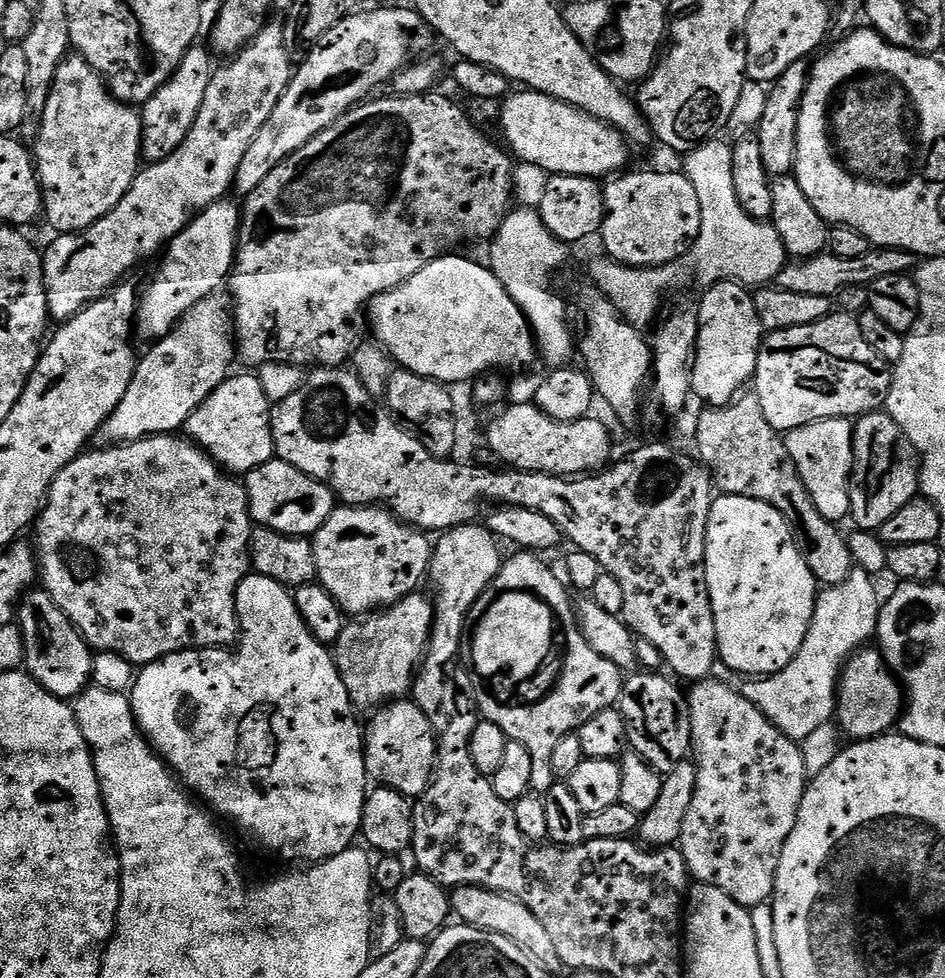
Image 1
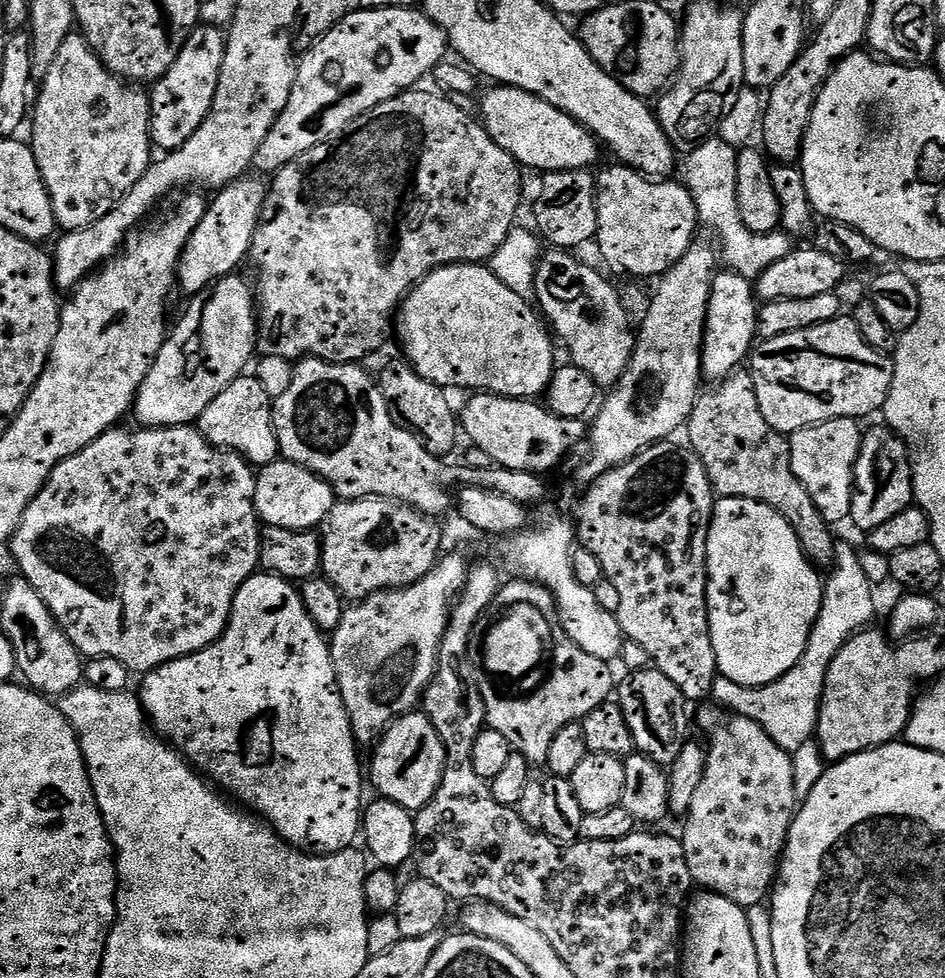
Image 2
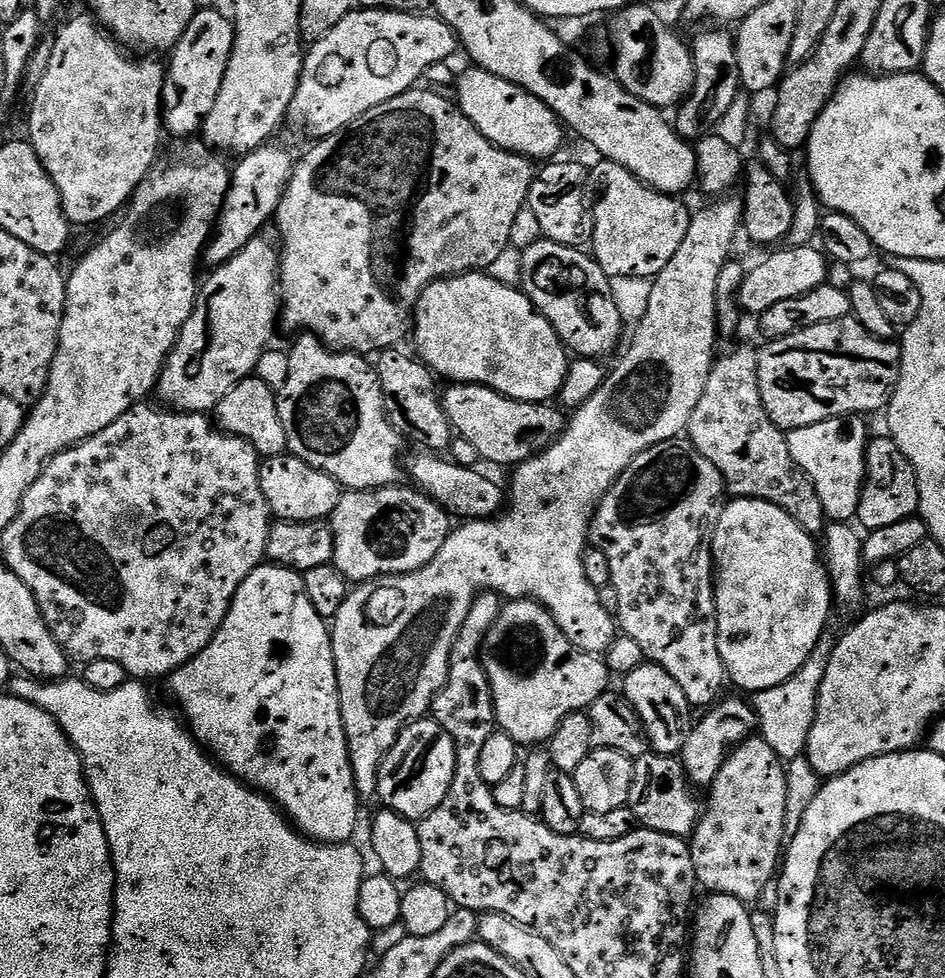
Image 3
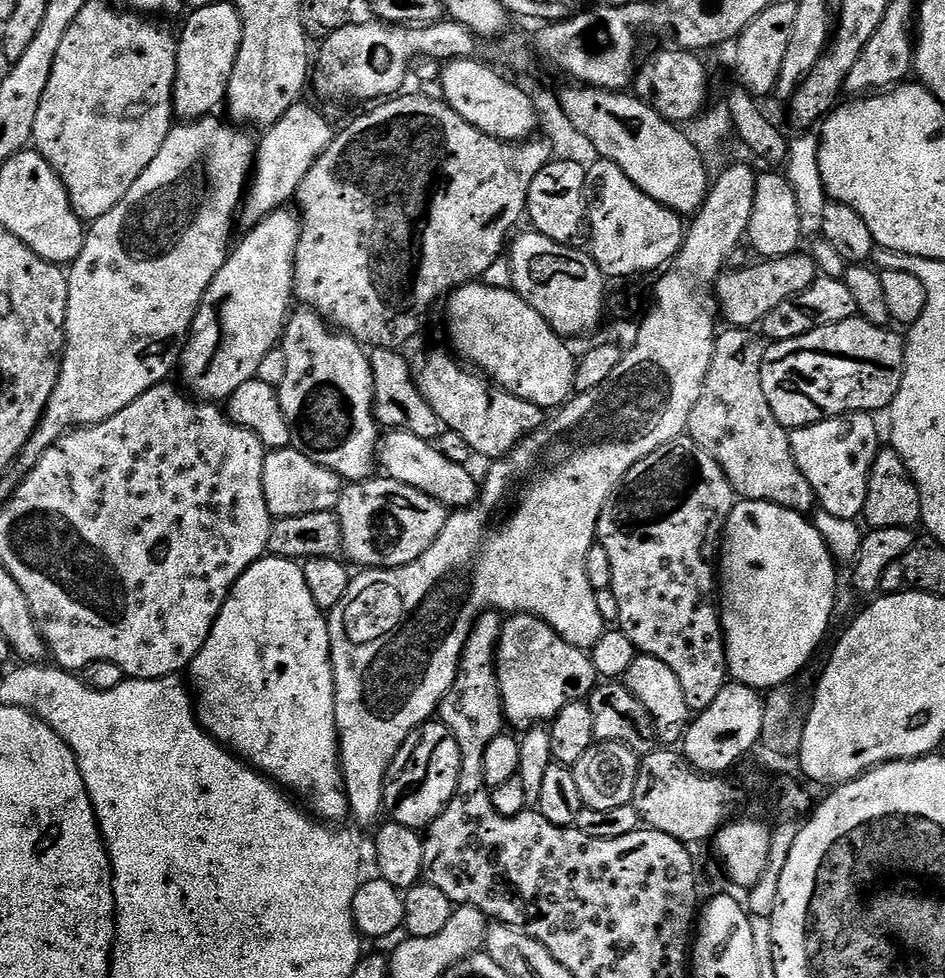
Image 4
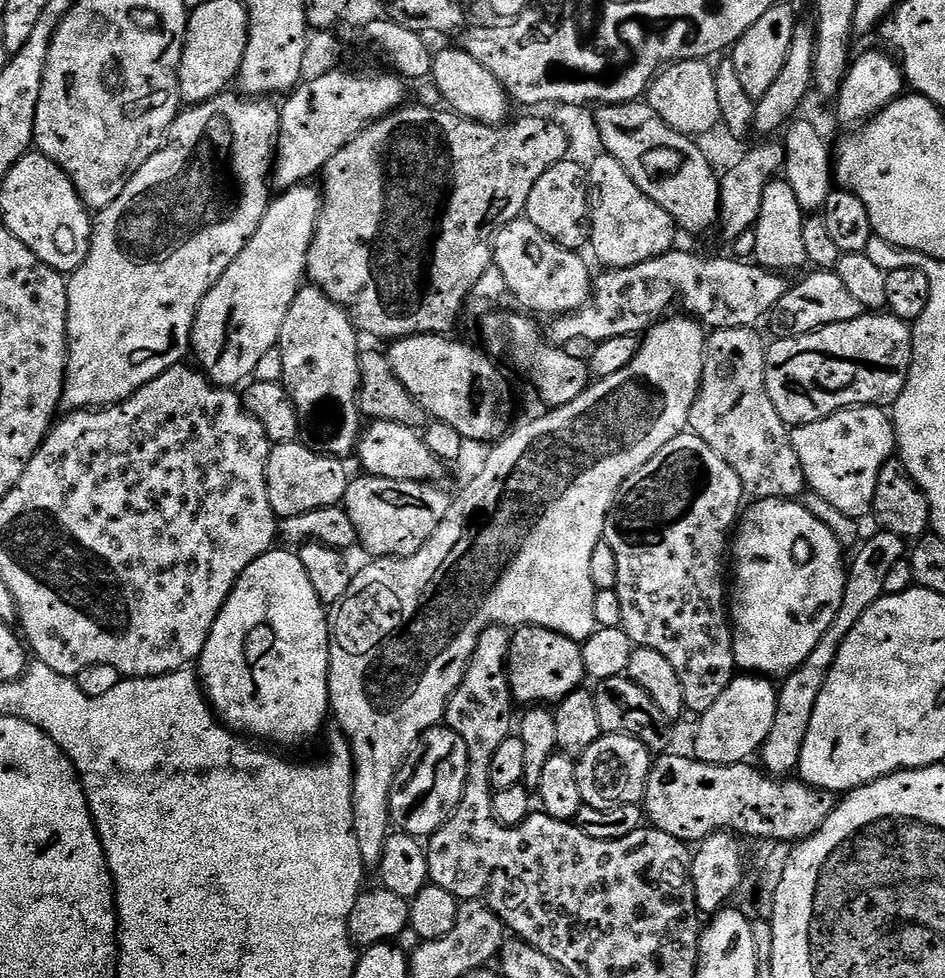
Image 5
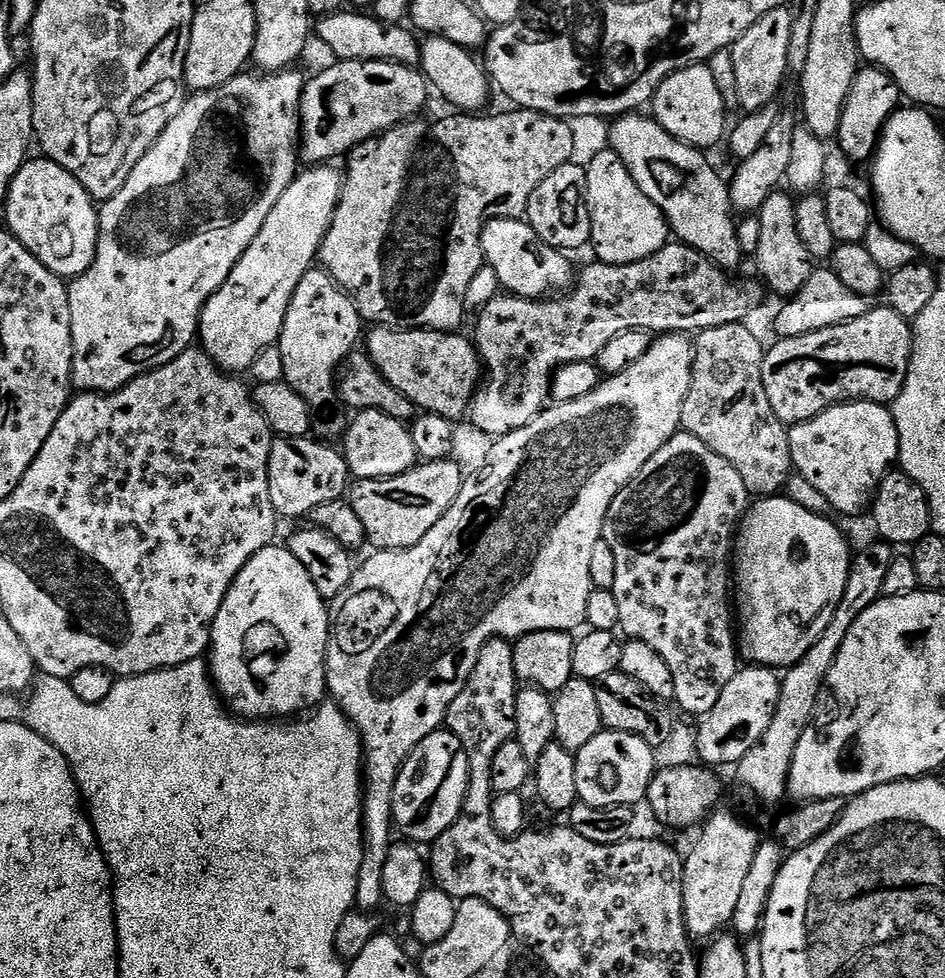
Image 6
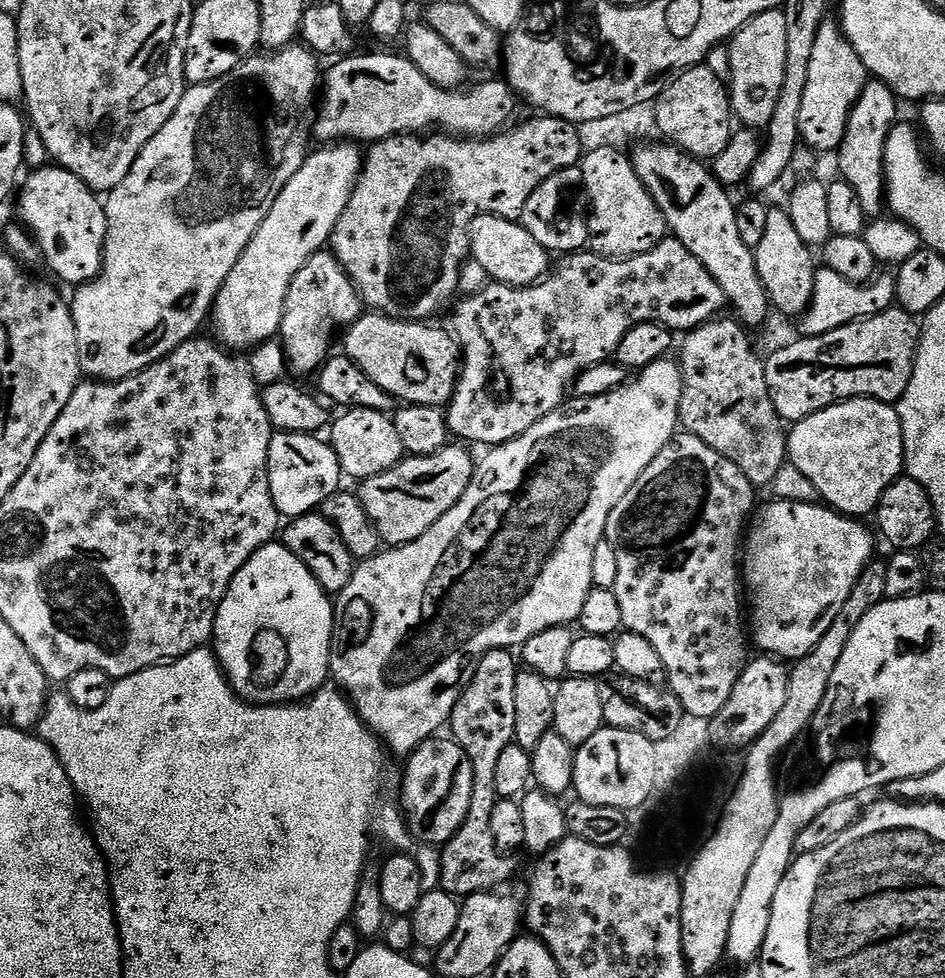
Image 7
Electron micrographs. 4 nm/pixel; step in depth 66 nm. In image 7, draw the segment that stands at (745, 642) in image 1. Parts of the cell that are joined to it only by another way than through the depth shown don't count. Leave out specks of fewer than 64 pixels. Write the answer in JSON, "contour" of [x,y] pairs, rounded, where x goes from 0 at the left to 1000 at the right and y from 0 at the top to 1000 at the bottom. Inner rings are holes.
{"contour":[[[821,511],[816,514],[805,521],[804,529],[802,529],[802,524],[799,531],[795,533],[794,539],[789,544],[789,555],[785,560],[785,593],[789,598],[790,612],[792,609],[796,612],[796,626],[794,622],[794,650],[798,655],[799,662],[801,658],[808,666],[805,668],[812,669],[817,673],[824,673],[830,677],[841,677],[853,669],[857,669],[857,665],[861,665],[866,652],[870,652],[870,648],[874,648],[874,644],[878,644],[878,640],[883,640],[883,632],[887,632],[891,620],[895,620],[895,611],[899,611],[899,607],[904,603],[912,583],[924,572],[923,548],[910,537],[913,535],[909,531],[893,528],[886,524],[884,519],[877,519],[871,514],[841,515],[835,511]]]}

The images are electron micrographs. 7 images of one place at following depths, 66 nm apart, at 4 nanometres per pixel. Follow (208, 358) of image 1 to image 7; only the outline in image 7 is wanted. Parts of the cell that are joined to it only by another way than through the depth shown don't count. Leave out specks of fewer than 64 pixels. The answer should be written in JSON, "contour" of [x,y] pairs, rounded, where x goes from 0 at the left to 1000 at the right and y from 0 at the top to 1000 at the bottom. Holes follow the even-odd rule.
{"contour":[[[356,145],[350,149],[339,149],[339,152],[331,154],[324,163],[322,168],[315,174],[315,178],[311,178],[311,182],[307,182],[307,186],[303,186],[303,190],[298,194],[298,198],[294,198],[294,202],[290,207],[290,211],[286,211],[286,219],[281,219],[281,223],[277,227],[277,231],[273,231],[273,235],[269,239],[269,243],[265,243],[265,247],[260,252],[260,256],[256,260],[256,264],[252,264],[252,268],[248,268],[248,276],[243,276],[243,280],[239,284],[239,288],[233,294],[233,300],[229,303],[229,309],[224,313],[222,320],[222,335],[226,340],[228,347],[232,349],[236,355],[242,358],[266,358],[272,352],[278,352],[280,348],[287,348],[296,338],[296,330],[298,329],[298,321],[303,313],[303,301],[307,297],[307,288],[311,288],[311,280],[315,280],[315,276],[320,276],[320,272],[324,272],[324,268],[328,263],[337,257],[340,257],[350,246],[353,231],[358,231],[358,223],[362,223],[362,215],[366,215],[366,211],[370,207],[370,202],[377,193],[377,185],[381,183],[381,178],[385,170],[385,160],[380,155],[378,148],[372,145]]]}

